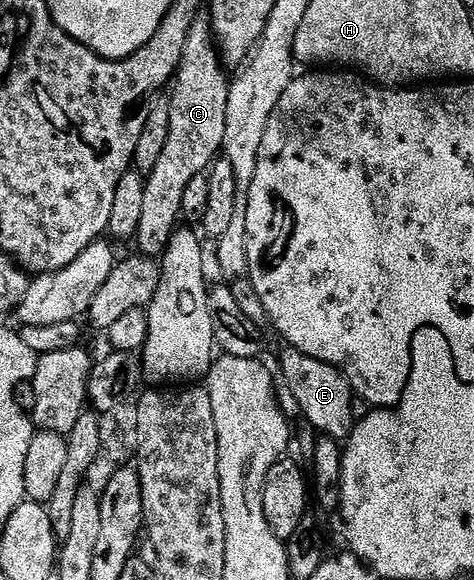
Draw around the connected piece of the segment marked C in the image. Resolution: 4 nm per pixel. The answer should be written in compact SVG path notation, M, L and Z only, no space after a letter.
M210 17L195 18L193 28L189 28L189 40L185 40L183 59L173 79L175 91L169 95L169 140L165 140L165 152L161 152L157 168L149 171L145 178L145 204L141 204L137 231L140 255L159 256L167 249L180 225L179 213L183 210L183 201L186 198L188 201L195 178L220 157L231 91L226 72Z

